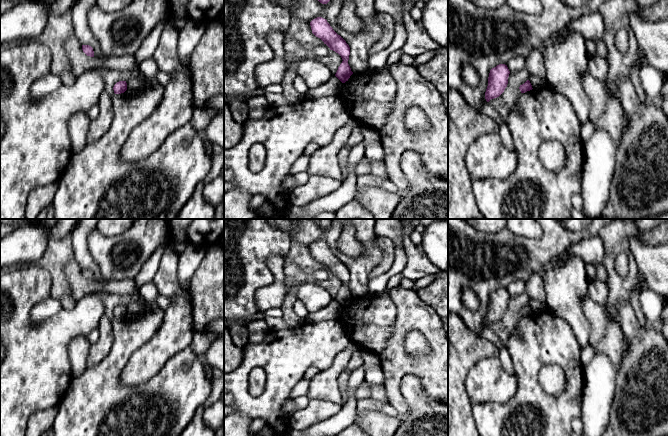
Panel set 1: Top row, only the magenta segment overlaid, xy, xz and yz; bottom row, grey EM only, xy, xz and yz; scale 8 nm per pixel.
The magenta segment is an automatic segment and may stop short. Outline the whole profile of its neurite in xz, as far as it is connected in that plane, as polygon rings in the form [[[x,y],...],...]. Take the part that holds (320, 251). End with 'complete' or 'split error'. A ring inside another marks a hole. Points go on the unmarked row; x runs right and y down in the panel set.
[[[317,241],[310,246],[312,257],[320,262],[324,268],[326,268],[330,274],[338,277],[342,282],[342,287],[338,291],[335,300],[342,306],[348,305],[353,298],[348,288],[350,271],[346,265],[338,259],[326,243]]]; complete

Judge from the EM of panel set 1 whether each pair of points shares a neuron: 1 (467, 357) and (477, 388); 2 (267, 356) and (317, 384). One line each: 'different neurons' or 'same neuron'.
1: different neurons
2: different neurons

